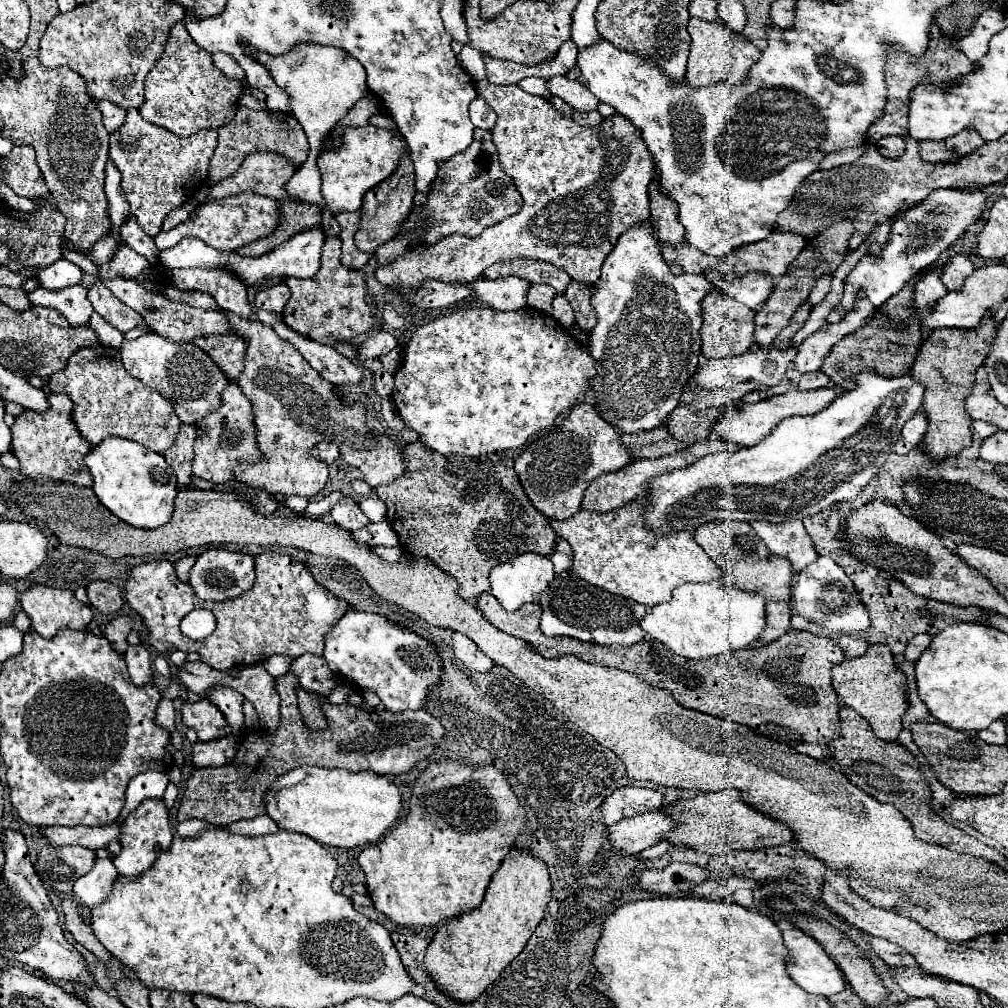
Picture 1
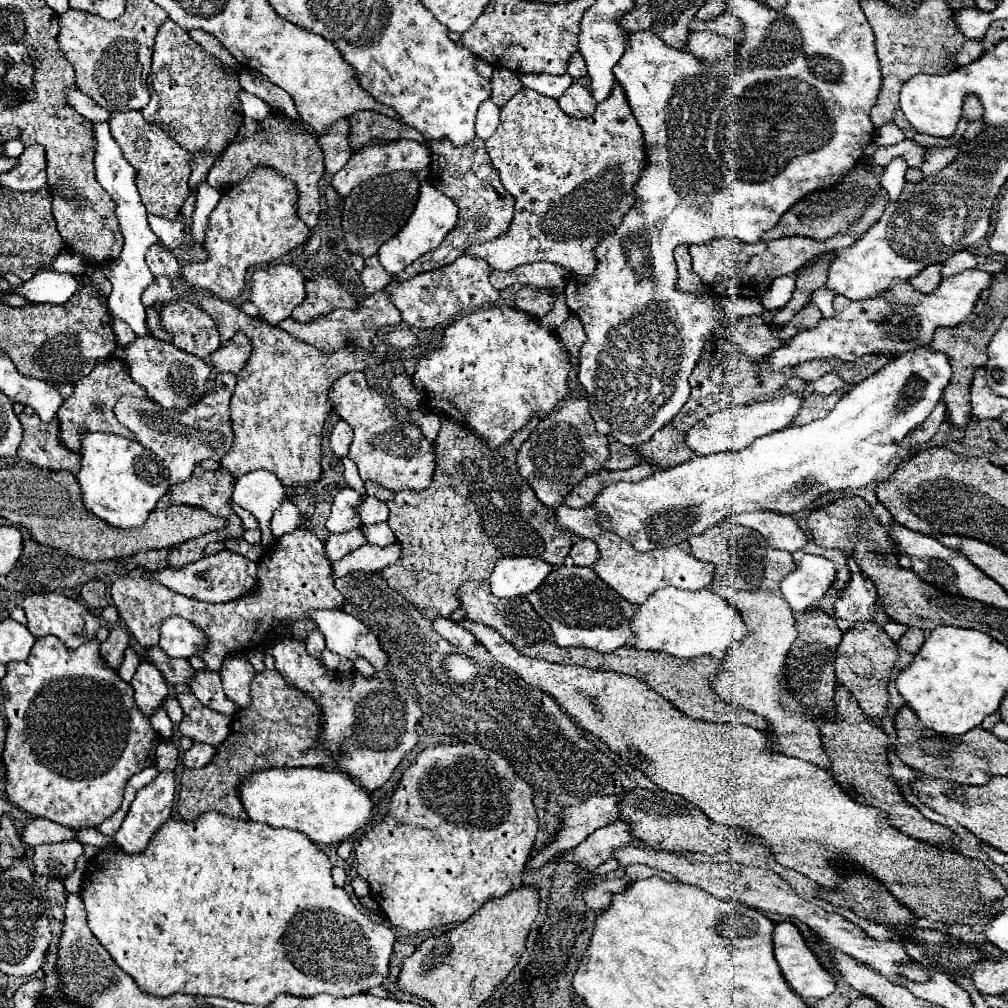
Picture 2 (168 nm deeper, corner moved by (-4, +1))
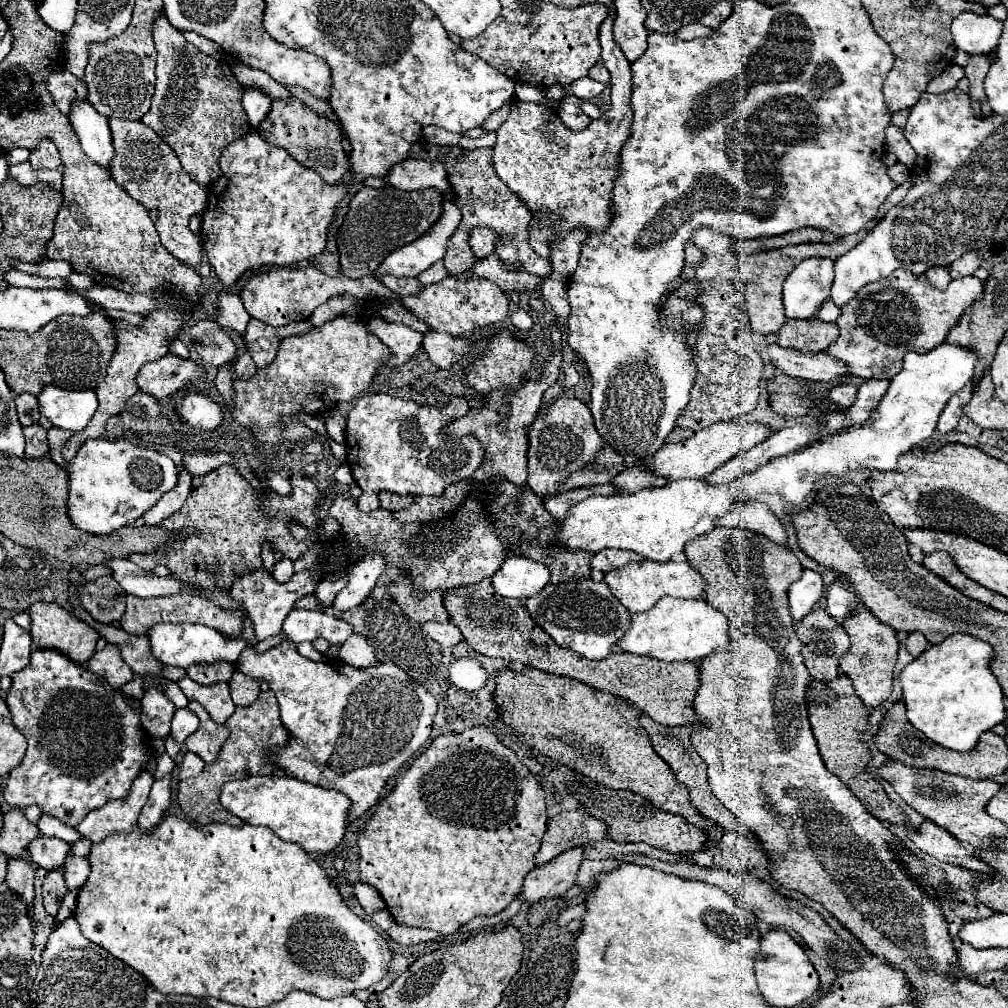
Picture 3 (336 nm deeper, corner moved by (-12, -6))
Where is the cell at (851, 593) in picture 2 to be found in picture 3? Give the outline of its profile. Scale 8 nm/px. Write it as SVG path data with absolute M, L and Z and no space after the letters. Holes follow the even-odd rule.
M838 579L828 587L826 601L828 601L826 611L832 617L836 617L840 623L844 623L848 615L854 615L858 607L862 607L862 599L854 593L852 583L846 579Z

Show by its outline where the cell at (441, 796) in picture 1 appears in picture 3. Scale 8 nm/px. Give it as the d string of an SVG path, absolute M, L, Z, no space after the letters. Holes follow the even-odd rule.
M470 727L456 735L440 735L430 743L430 747L422 755L414 759L412 767L398 777L394 791L378 803L372 819L368 821L366 829L360 833L358 837L360 879L362 883L368 883L374 889L378 889L378 893L386 901L386 909L392 913L396 923L406 925L406 927L418 927L418 929L432 929L432 931L438 931L440 935L452 935L460 931L460 927L464 927L470 919L478 915L502 913L512 903L514 893L520 893L524 877L534 867L534 855L540 849L540 841L546 831L546 821L548 817L546 817L544 789L540 787L536 777L530 773L530 769L518 759L518 755L506 745L502 745L494 733L484 731L482 727Z

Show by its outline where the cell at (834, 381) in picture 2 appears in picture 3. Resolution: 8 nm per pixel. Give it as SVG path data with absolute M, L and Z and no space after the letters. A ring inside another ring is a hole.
M836 385L836 387L830 389L828 399L830 399L832 403L836 403L838 407L846 409L846 407L850 407L850 405L854 403L856 391L858 391L858 387L854 387L854 385Z

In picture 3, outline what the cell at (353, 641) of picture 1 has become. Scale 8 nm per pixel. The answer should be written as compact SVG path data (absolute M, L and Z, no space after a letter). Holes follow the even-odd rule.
M292 609L284 619L284 633L292 643L304 643L322 637L330 645L344 645L354 631L352 625L334 617L332 613Z

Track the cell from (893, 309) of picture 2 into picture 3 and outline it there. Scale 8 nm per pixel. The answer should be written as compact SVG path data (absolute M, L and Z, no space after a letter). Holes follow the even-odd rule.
M898 269L888 279L868 283L858 291L858 297L842 307L838 317L838 339L826 349L828 355L840 359L852 375L864 379L892 379L908 351L928 353L940 343L958 323L960 315L984 293L984 283L978 277L952 279L946 291L934 289L924 275L916 277L910 271Z

